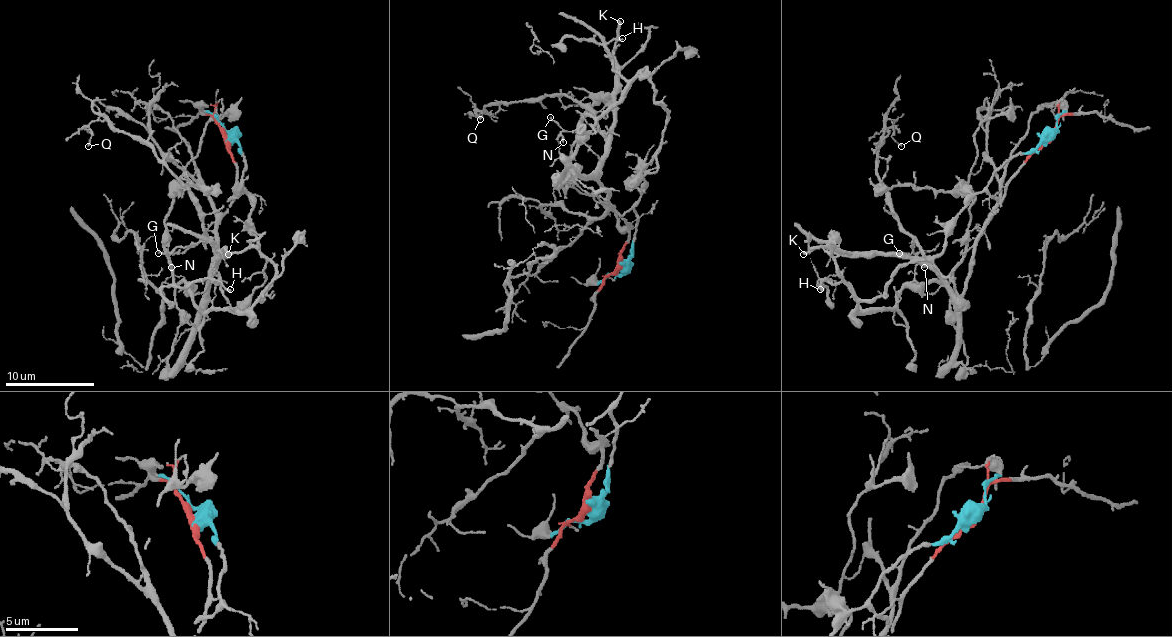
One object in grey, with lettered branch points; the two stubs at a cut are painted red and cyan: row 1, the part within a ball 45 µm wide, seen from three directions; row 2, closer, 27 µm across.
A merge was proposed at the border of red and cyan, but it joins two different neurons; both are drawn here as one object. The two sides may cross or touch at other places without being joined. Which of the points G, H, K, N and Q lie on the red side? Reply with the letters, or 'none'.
G, K, N, Q

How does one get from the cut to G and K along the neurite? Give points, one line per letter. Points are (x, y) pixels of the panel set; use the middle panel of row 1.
G: (618, 270), (629, 230), (600, 185), (598, 165), (607, 145), (600, 134), (565, 132), (549, 116)
K: (618, 270), (629, 230), (609, 205), (598, 161), (614, 127), (620, 21)

